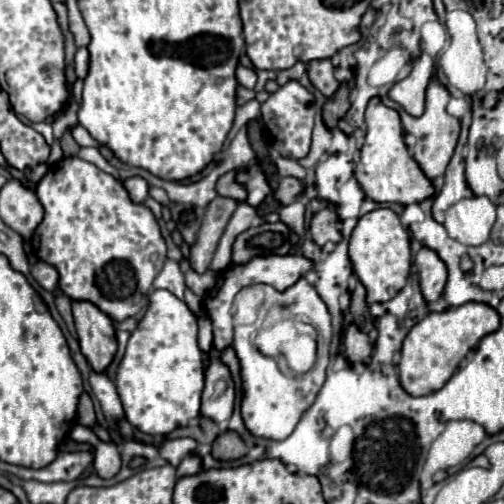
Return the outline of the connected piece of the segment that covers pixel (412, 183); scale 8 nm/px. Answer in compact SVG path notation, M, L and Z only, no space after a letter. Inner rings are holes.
M372 98L366 108L366 140L360 150L360 160L356 164L354 176L364 196L374 202L398 202L408 206L434 196L432 182L426 178L420 164L406 150L398 112L384 106L378 98Z

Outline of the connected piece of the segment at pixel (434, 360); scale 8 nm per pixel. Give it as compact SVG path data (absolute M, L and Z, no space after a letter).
M468 302L458 308L450 308L444 312L432 312L422 322L418 322L402 344L402 360L398 364L398 376L402 388L410 396L426 396L436 392L450 380L454 370L460 366L464 356L478 346L480 338L496 332L500 326L498 312L488 304Z

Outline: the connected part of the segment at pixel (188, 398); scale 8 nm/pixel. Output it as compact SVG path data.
M154 290L150 294L150 306L144 318L138 322L138 328L130 334L126 354L118 366L116 388L124 404L126 420L140 432L150 436L166 436L176 428L188 426L200 414L198 408L202 398L202 384L204 384L204 364L202 364L202 352L198 348L196 316L174 294L166 290Z

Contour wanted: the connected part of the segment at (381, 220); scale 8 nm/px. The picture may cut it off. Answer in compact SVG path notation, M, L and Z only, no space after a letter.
M390 208L372 210L358 220L350 238L350 262L354 274L366 288L368 304L386 302L404 288L412 264L410 236L406 228L400 224L400 218Z

